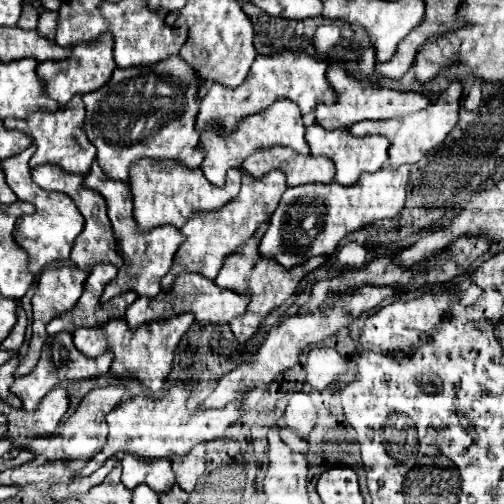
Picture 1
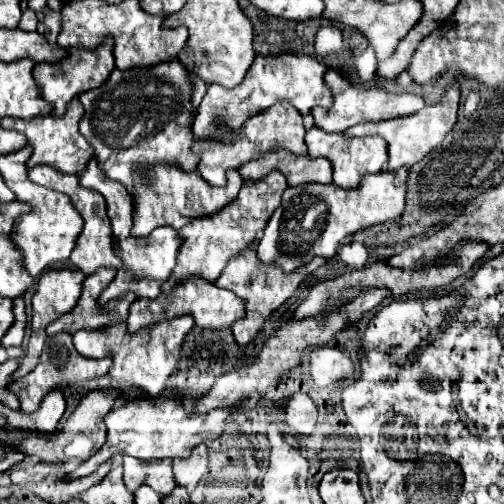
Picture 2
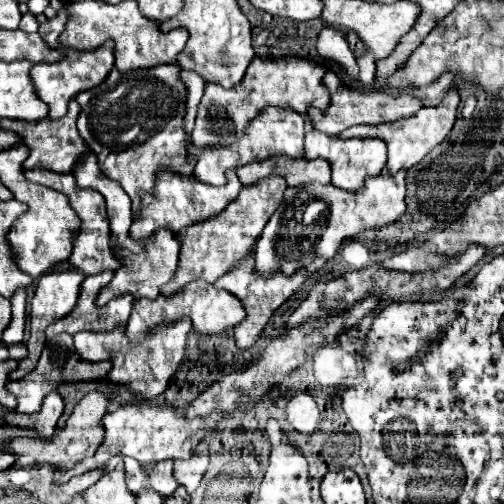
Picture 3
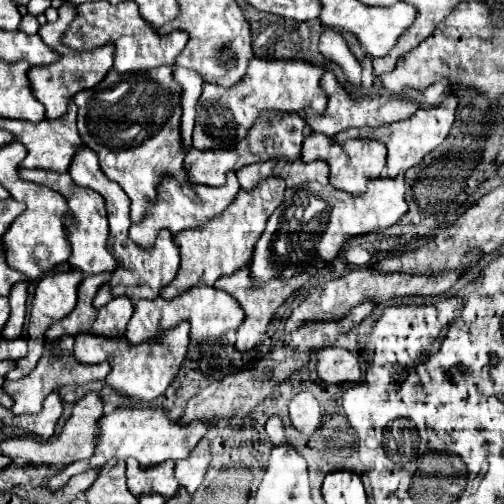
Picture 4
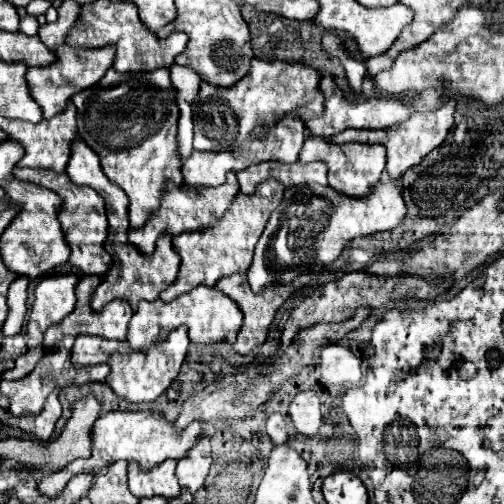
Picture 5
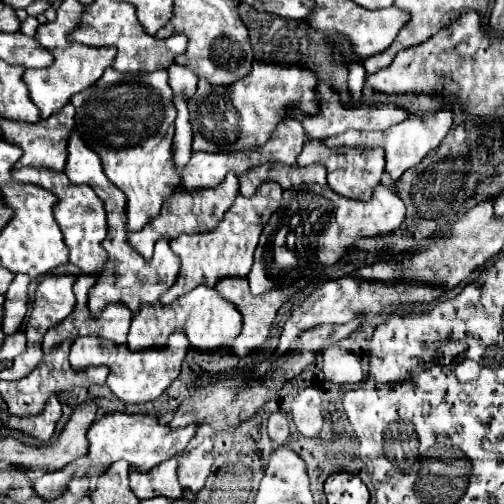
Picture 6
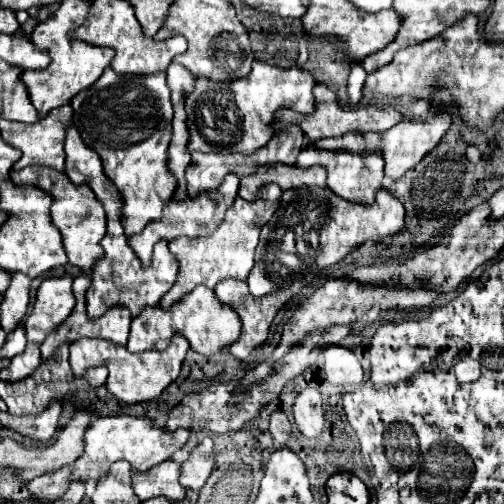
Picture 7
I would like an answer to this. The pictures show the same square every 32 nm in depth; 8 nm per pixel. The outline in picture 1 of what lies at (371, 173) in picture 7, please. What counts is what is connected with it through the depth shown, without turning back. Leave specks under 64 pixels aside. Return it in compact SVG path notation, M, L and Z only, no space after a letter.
M312 124L306 128L306 142L310 146L312 156L328 156L336 164L336 182L342 186L352 186L358 182L362 172L376 172L388 160L388 138L384 136L352 136L348 128L342 130L326 130L320 124Z

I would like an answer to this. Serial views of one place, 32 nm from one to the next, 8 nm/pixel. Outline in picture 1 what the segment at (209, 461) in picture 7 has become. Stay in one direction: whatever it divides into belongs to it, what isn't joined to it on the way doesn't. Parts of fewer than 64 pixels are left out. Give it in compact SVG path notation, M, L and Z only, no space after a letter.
M198 444L186 456L170 456L172 470L176 474L176 482L178 482L178 486L182 490L186 490L186 492L192 492L194 490L196 480L206 470L204 454L206 454L206 446L204 444Z

